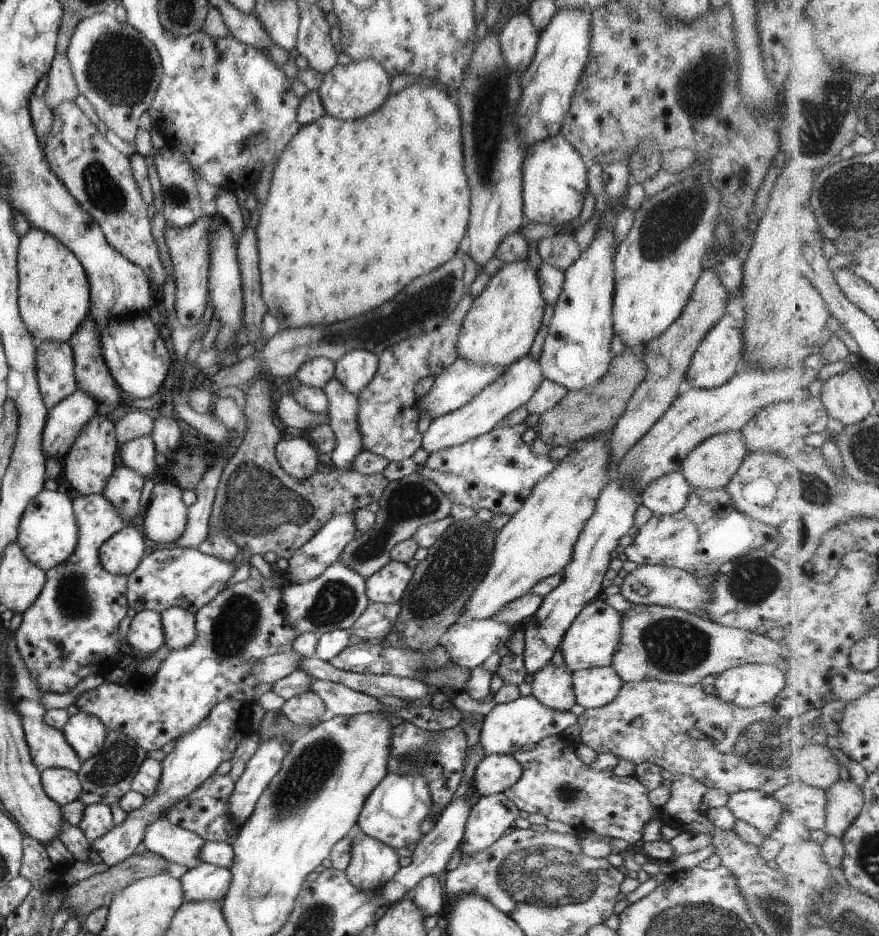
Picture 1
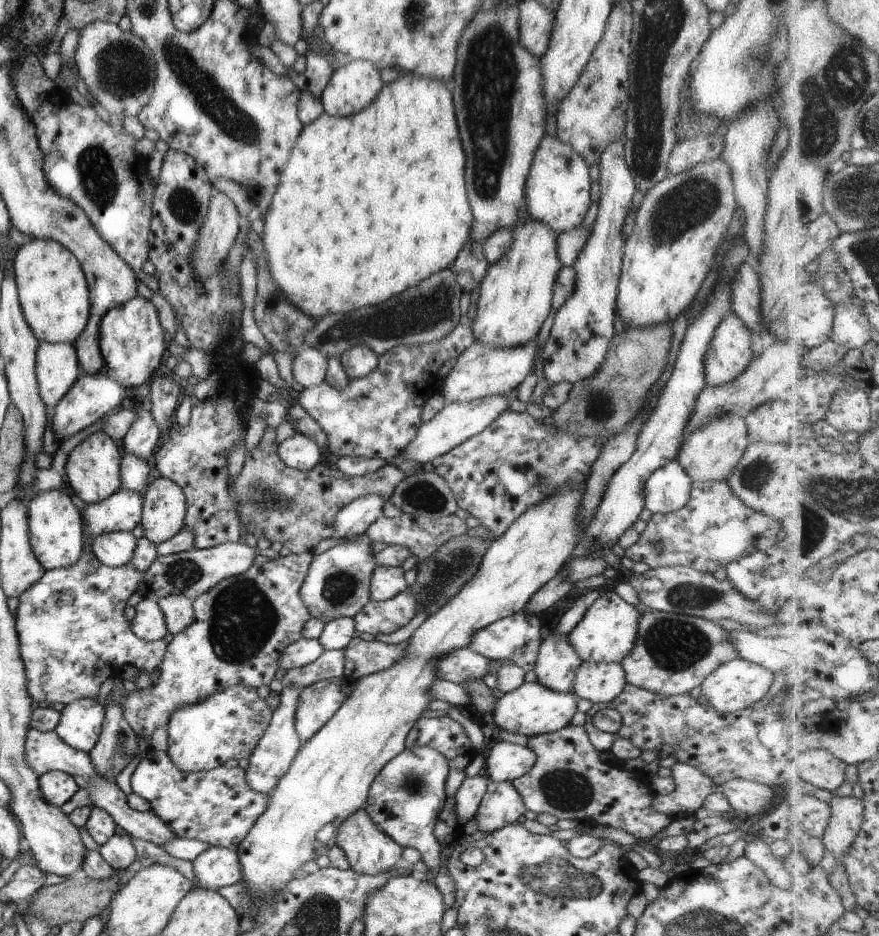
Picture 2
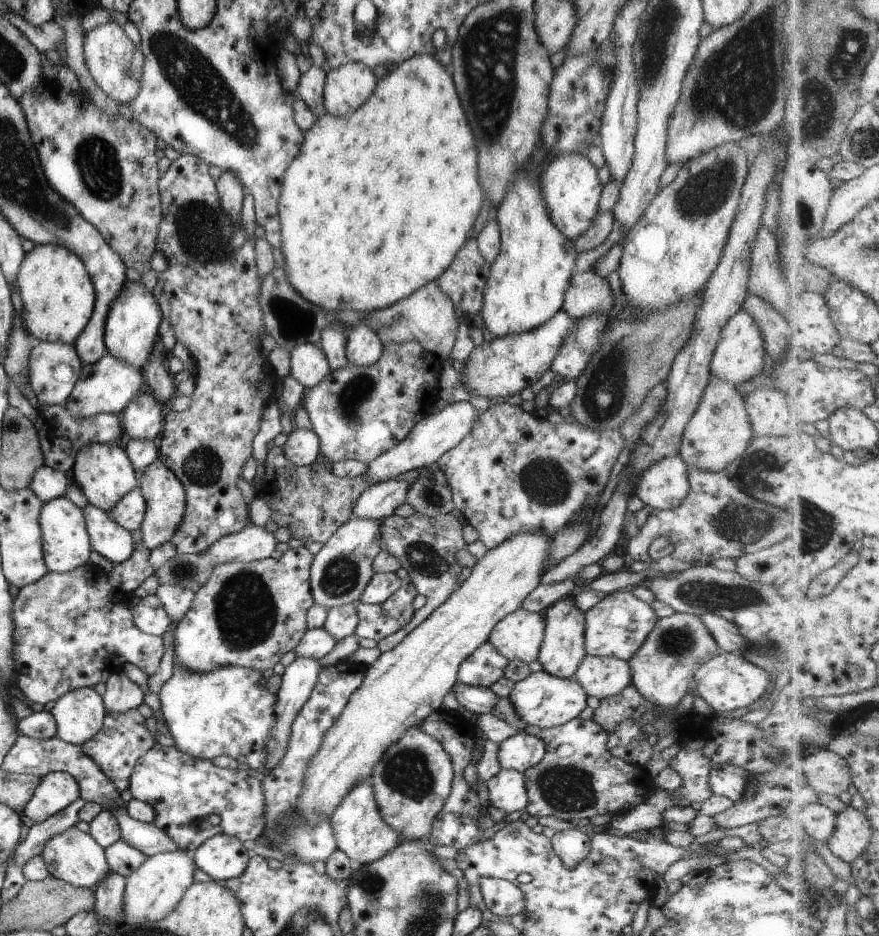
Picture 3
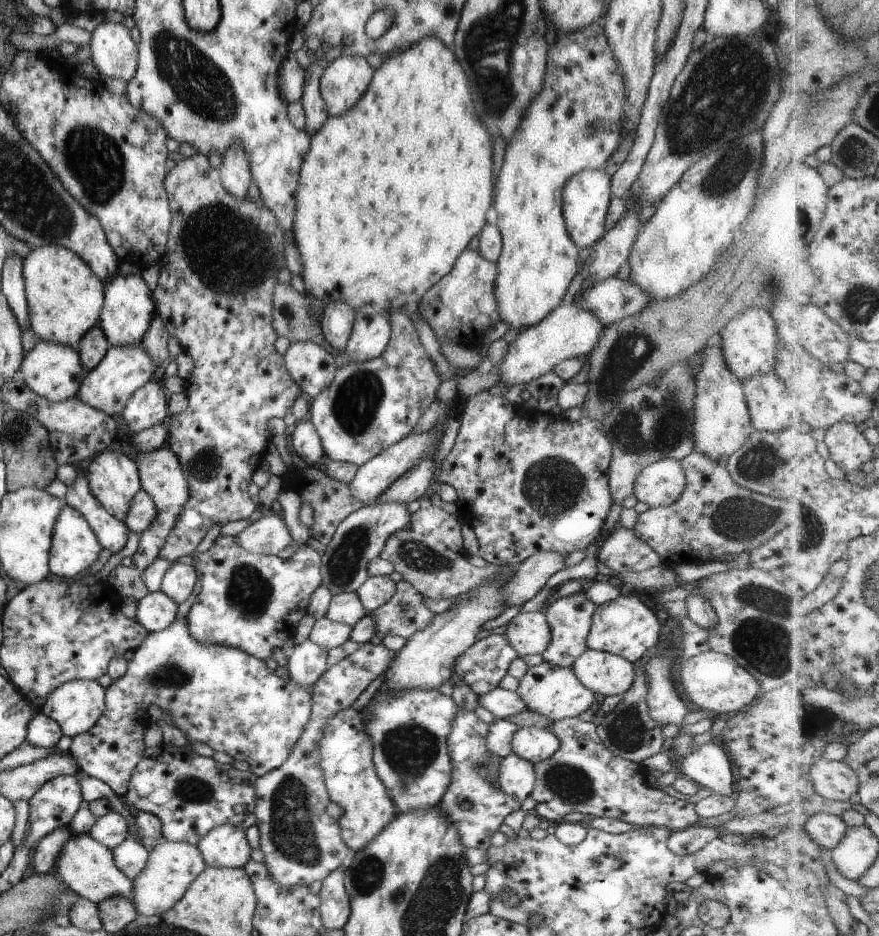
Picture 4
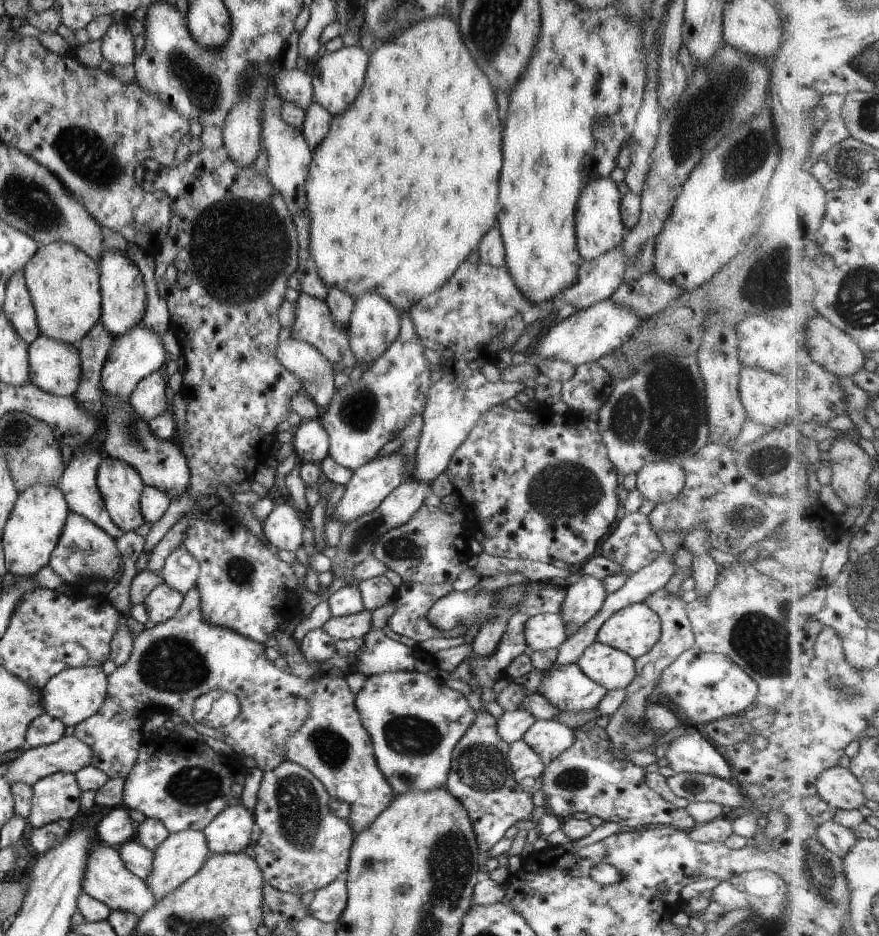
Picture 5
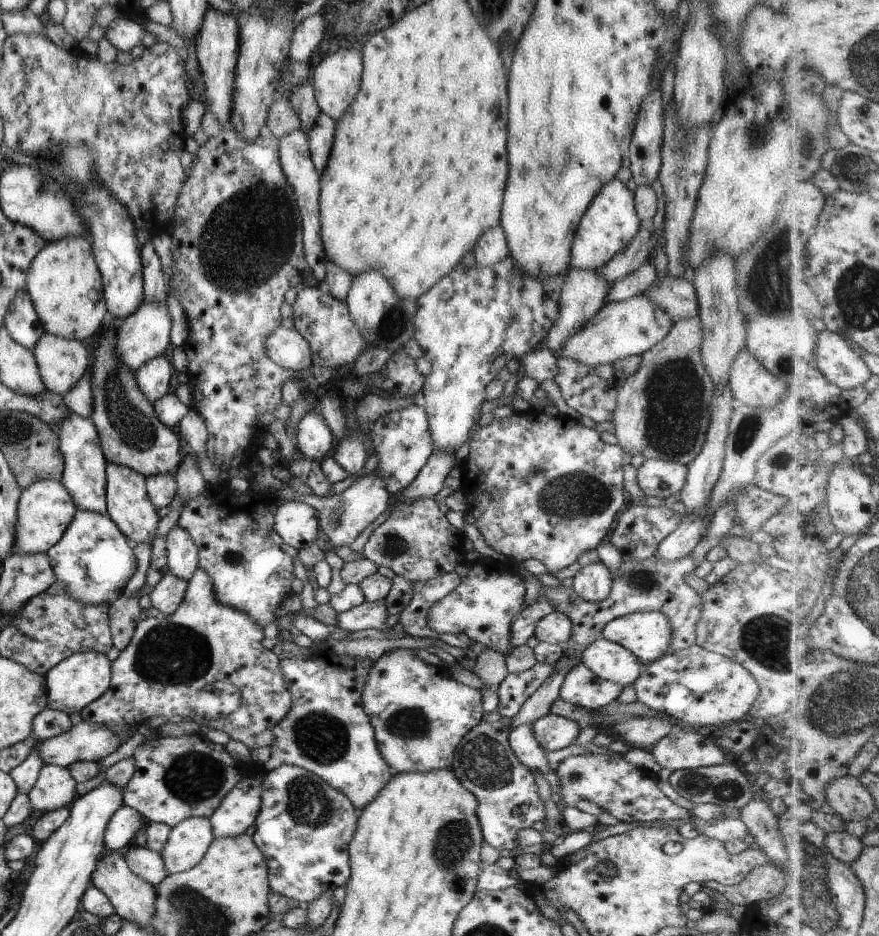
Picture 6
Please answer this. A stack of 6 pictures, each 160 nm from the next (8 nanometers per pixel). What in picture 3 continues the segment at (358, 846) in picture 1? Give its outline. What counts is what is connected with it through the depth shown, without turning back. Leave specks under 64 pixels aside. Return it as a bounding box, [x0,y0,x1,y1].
[328,779,399,866]

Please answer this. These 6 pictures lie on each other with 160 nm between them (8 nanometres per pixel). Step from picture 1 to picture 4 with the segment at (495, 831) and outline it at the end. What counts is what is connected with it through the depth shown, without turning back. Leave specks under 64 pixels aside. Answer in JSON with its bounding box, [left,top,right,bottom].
[496,753,534,803]

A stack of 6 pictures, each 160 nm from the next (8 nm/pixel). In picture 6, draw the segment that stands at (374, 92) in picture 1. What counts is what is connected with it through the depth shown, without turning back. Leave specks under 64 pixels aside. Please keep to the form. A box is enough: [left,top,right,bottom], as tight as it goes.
[309,48,362,121]

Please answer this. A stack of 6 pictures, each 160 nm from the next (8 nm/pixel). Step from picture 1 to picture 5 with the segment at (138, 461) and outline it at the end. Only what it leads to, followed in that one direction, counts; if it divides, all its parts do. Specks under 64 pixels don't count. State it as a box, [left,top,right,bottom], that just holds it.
[128,370,166,421]

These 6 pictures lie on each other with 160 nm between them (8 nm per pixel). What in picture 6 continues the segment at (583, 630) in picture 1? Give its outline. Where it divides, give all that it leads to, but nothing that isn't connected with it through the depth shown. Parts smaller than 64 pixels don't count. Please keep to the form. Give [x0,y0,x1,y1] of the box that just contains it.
[599,611,673,664]

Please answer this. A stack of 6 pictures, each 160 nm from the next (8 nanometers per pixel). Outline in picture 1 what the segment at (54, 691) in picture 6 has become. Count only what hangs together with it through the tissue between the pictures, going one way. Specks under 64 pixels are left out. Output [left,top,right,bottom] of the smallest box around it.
[60,709,107,763]

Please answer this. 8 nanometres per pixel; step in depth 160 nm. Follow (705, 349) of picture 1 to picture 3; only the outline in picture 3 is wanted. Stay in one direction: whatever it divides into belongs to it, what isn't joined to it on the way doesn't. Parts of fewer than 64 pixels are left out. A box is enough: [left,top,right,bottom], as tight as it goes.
[709,309,765,385]

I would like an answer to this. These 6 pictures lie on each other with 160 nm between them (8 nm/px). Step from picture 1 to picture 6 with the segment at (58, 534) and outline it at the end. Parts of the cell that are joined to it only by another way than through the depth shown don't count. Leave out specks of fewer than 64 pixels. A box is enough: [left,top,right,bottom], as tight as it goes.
[45,510,136,605]

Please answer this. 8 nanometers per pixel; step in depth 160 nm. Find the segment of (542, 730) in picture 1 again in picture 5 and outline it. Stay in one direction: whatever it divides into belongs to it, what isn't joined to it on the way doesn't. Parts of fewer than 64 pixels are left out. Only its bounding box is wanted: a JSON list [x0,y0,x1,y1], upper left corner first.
[536,663,606,711]

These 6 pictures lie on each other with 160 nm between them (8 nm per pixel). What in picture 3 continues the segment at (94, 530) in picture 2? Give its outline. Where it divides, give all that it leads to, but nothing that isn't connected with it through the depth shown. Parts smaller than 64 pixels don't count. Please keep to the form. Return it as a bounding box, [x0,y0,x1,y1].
[106,484,146,532]

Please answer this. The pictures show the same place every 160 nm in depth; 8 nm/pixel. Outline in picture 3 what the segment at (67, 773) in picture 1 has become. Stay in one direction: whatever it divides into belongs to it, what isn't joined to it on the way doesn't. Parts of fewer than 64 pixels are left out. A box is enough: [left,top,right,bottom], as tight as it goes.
[22,771,79,823]

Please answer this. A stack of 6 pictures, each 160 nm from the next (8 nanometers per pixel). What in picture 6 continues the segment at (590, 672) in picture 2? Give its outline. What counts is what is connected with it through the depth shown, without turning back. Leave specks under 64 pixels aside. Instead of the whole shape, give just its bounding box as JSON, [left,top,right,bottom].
[580,636,643,687]

